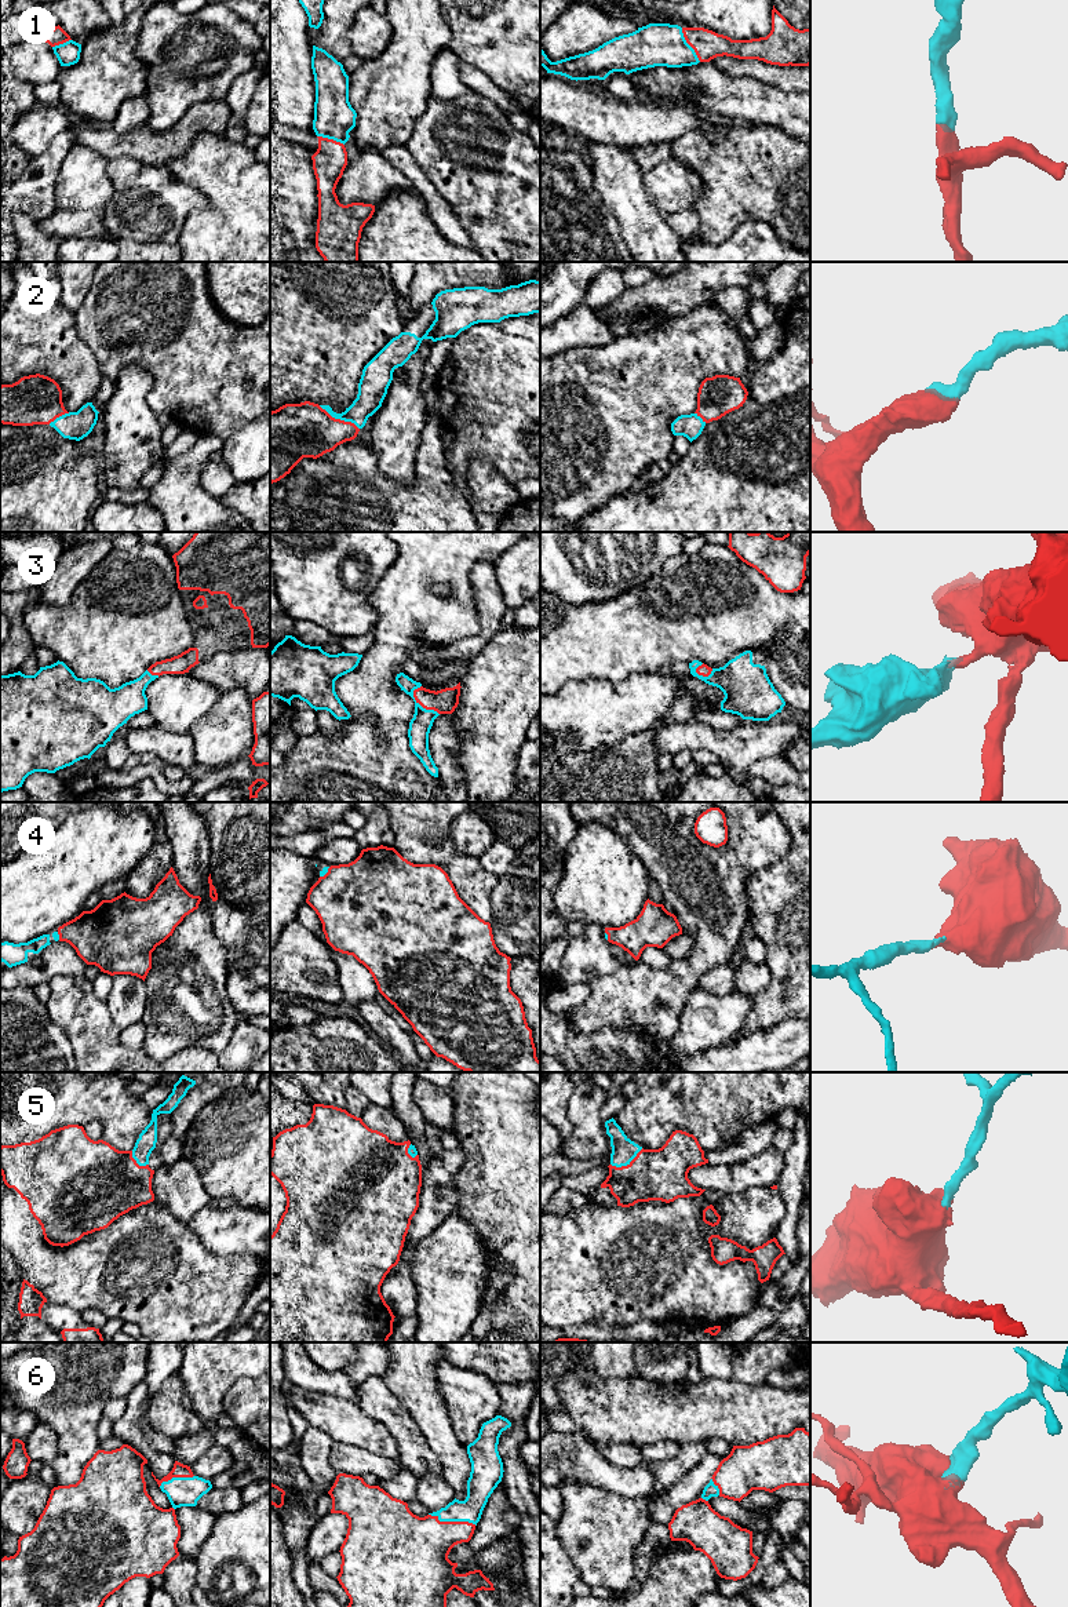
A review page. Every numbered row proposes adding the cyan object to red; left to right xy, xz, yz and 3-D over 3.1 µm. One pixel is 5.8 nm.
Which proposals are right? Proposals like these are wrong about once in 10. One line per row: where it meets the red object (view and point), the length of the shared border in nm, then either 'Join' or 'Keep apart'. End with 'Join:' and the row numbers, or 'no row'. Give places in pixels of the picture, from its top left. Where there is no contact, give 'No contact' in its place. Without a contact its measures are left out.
1: Touches red at yz (688, 43). Shared border 240 nm. Join
2: Touches red at xz (339, 419). Shared border 280 nm. Join
3: Touches red at xz (422, 706). Shared border 220 nm. Join
4: Touches red at xz (327, 873). Shared border 90 nm. Join
5: Touches red at yz (627, 1165). Shared border 220 nm. Join
6: Touches red at xz (452, 1522). Shared border 280 nm. Join
Join: 1, 2, 3, 4, 5, 6

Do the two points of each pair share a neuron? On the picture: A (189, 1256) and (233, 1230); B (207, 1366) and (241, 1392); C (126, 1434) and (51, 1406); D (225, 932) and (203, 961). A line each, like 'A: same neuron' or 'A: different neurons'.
A: different neurons
B: different neurons
C: different neurons
D: different neurons

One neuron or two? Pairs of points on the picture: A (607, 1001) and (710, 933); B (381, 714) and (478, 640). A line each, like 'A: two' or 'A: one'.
A: one
B: two

